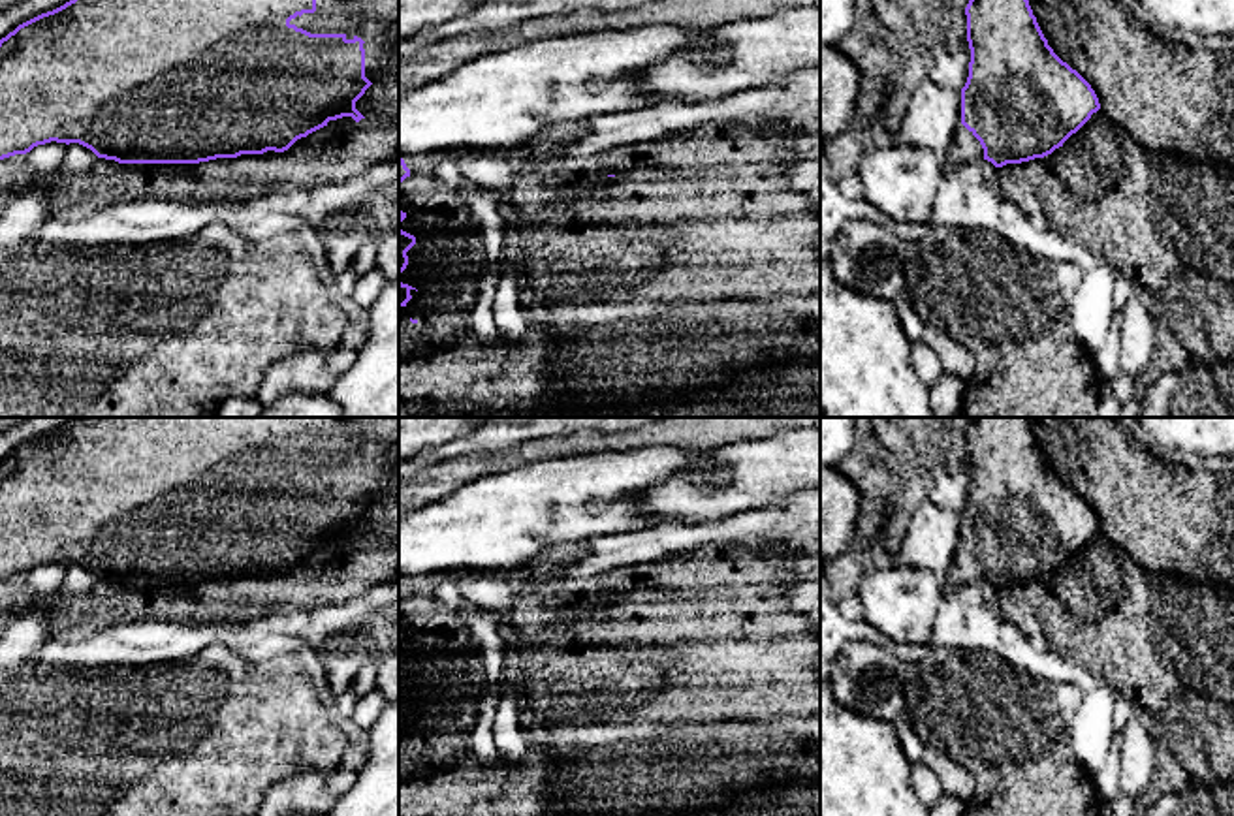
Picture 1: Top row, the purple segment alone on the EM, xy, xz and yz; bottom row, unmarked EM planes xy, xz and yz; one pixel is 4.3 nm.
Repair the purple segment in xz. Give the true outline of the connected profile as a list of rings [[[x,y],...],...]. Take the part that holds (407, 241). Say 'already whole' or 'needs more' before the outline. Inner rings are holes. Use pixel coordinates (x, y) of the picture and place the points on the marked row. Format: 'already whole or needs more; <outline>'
already whole; [[[399,211],[399,275],[408,265],[406,252],[416,244],[416,237],[401,229],[401,222],[406,218],[406,212]]]

